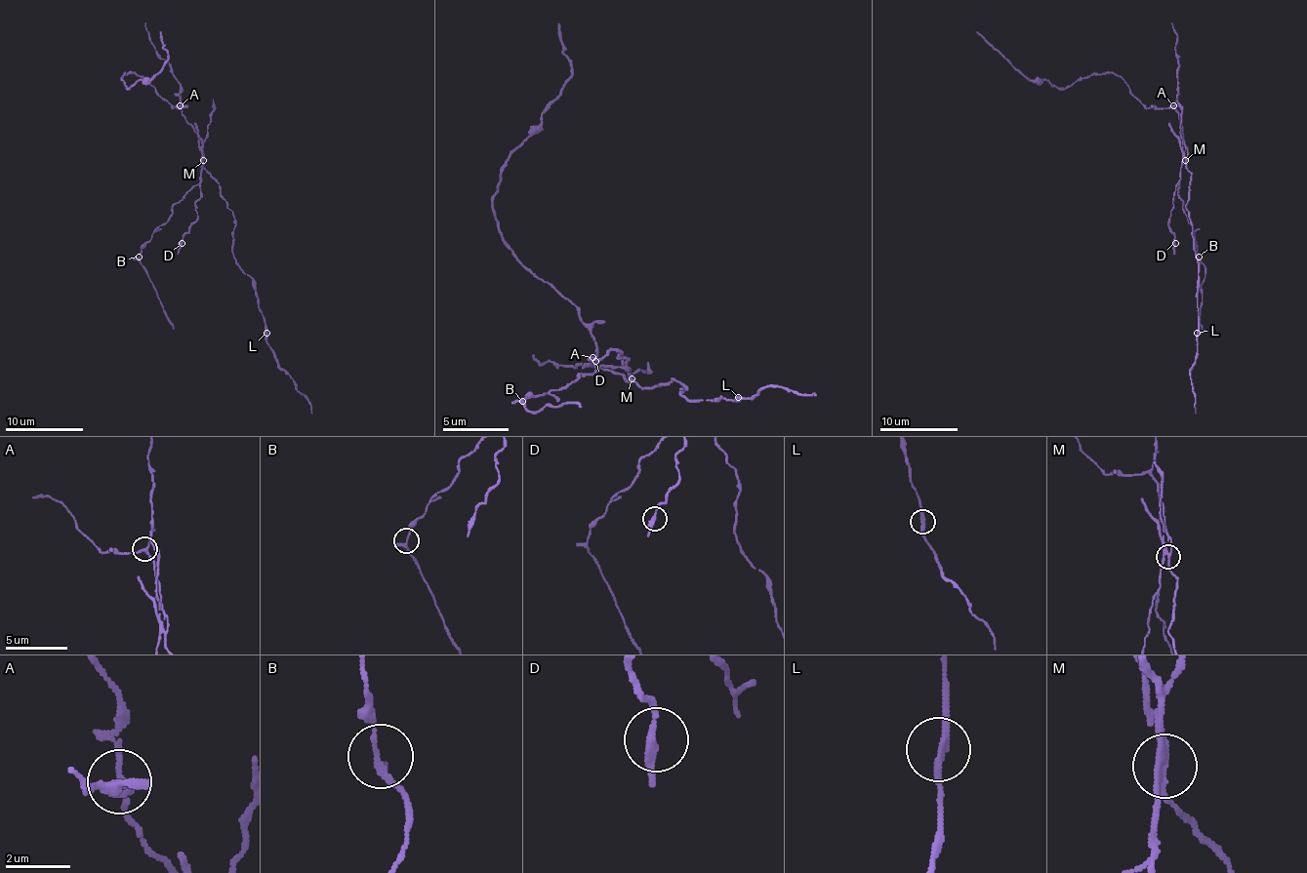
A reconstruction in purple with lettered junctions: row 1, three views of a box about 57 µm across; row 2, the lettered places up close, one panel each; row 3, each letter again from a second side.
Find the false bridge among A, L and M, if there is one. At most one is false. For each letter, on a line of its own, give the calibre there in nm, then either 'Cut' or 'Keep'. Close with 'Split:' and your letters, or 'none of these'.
A: Thickness 190 nm. Keep
L: Thickness 260 nm. Keep
M: Thickness 200 nm. Cut
Split: M

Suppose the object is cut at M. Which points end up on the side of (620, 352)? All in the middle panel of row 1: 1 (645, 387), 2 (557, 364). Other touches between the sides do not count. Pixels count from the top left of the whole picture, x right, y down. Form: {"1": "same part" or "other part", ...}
{"1": "other part", "2": "other part"}

